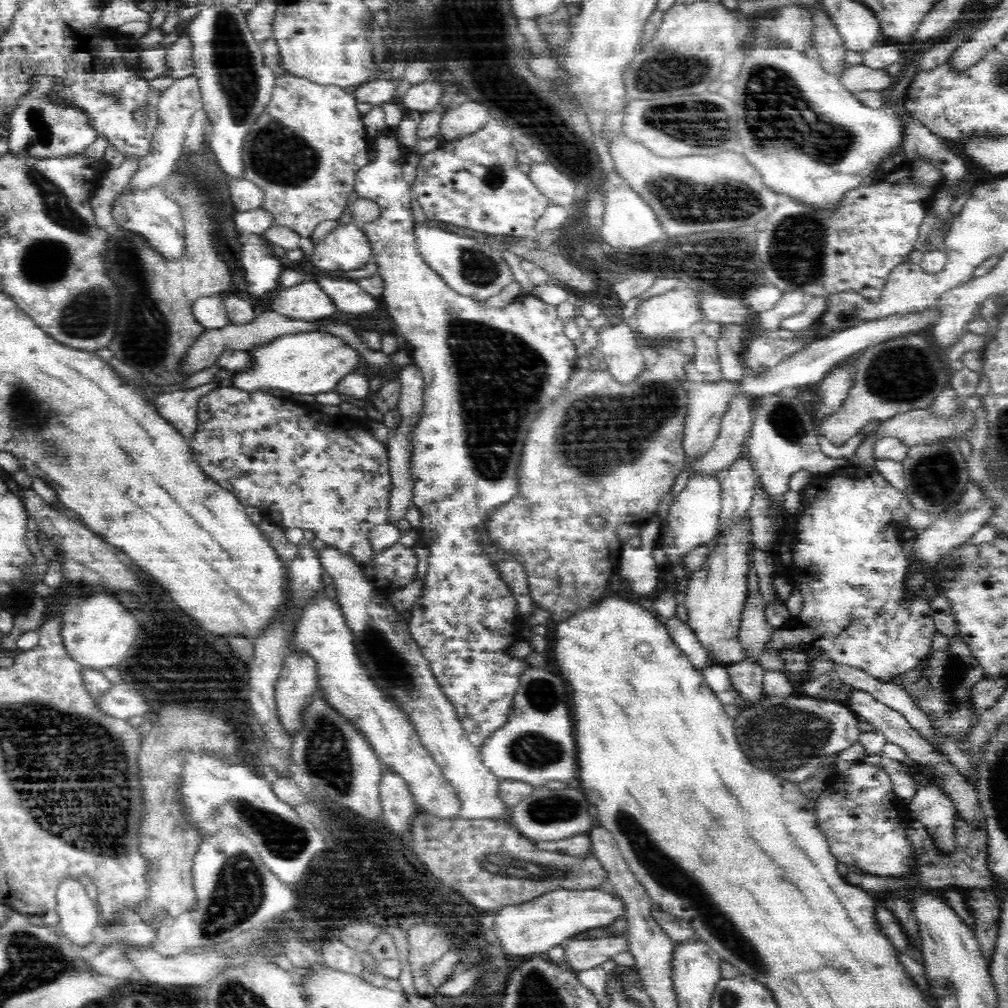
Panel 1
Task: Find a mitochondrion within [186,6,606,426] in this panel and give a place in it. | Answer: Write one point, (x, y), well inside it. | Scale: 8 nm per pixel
(238, 79)

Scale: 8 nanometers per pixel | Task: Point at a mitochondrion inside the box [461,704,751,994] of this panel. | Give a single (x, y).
(503, 865)

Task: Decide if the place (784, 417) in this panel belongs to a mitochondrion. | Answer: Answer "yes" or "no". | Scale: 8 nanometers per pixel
yes

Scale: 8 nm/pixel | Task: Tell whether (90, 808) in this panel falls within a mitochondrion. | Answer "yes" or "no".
yes

